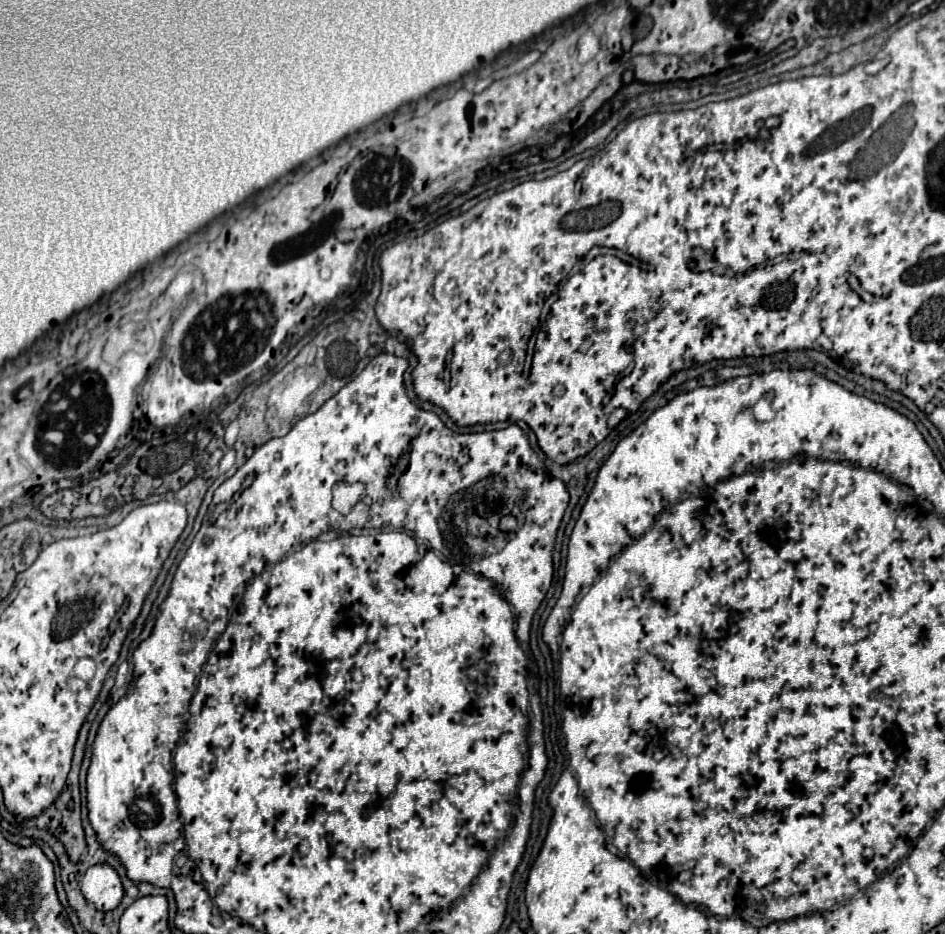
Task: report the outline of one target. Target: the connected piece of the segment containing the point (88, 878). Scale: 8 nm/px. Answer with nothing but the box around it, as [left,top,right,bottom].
[80,864,124,912]

